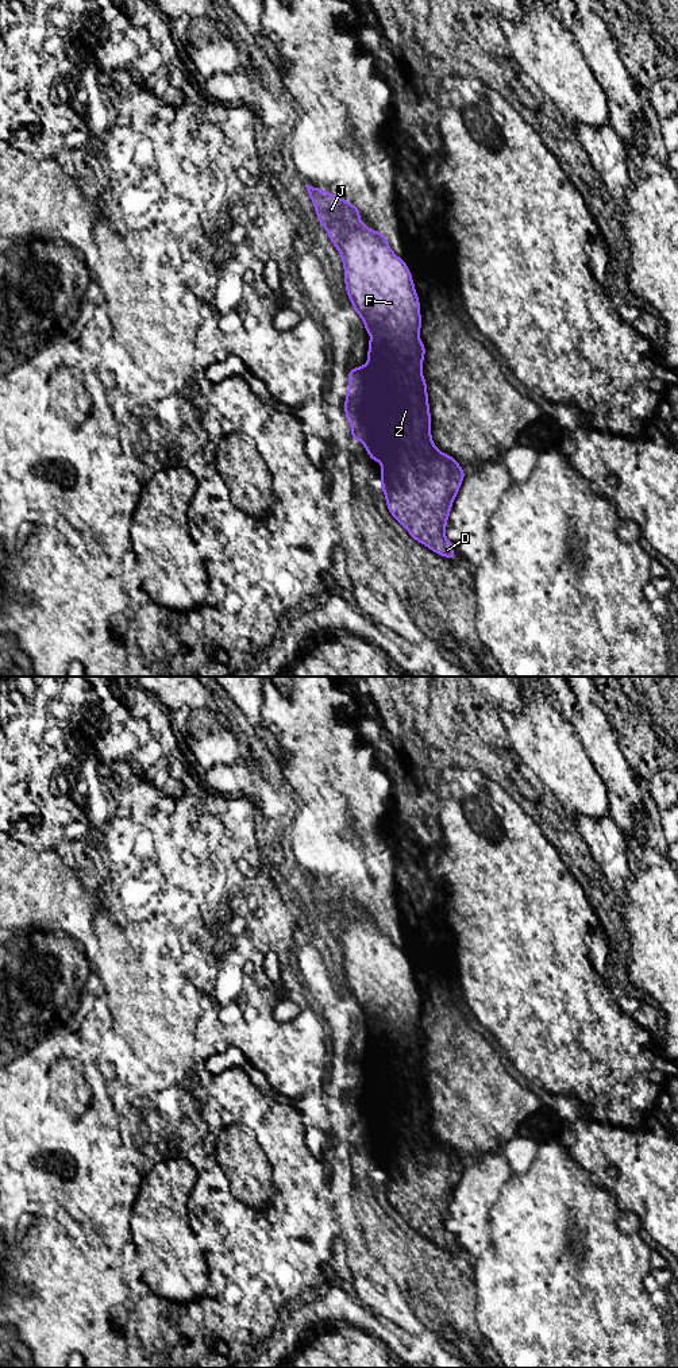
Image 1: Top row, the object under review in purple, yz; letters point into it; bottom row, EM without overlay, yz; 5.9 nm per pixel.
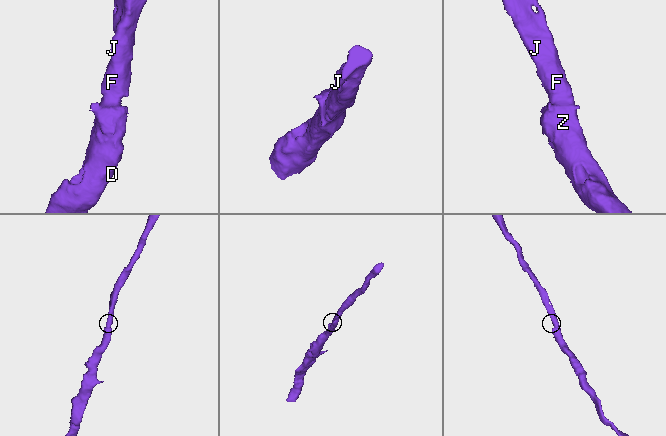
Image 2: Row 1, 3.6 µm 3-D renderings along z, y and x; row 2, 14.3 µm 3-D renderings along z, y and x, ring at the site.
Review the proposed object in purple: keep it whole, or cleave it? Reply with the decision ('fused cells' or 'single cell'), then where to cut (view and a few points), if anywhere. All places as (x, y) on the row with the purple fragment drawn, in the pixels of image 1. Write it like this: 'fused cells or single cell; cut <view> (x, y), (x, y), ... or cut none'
single cell; cut none

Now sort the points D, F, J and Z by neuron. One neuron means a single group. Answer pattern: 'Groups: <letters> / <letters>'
Groups: D F J Z

